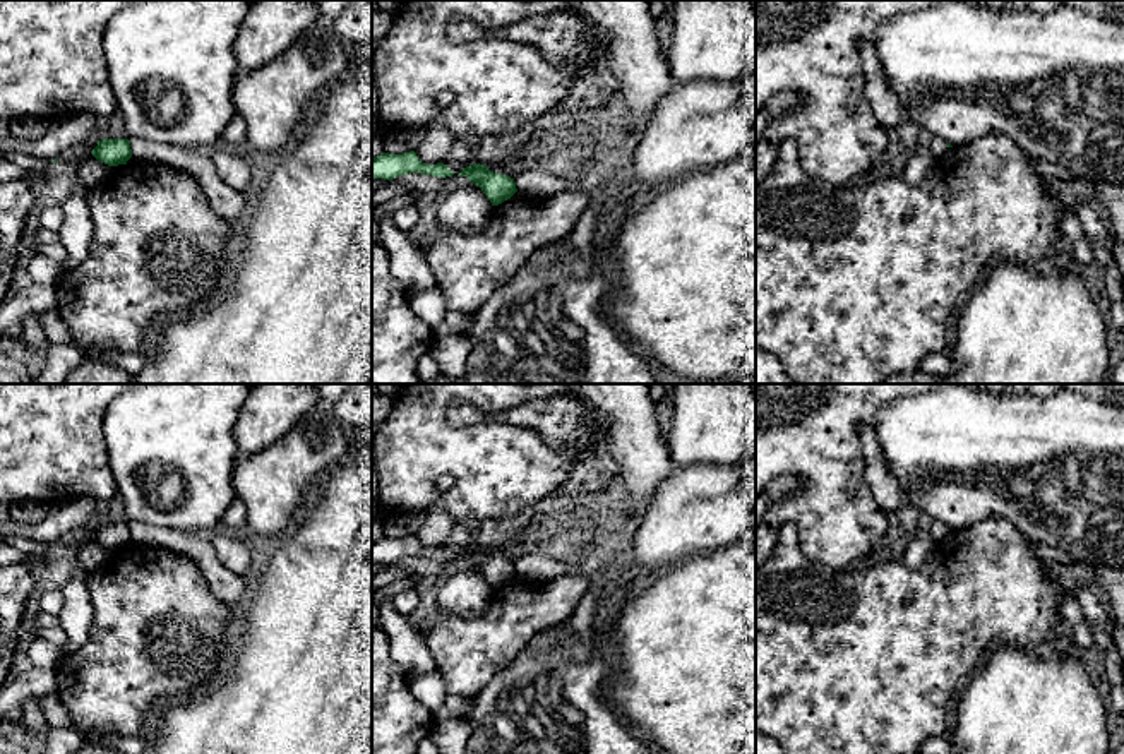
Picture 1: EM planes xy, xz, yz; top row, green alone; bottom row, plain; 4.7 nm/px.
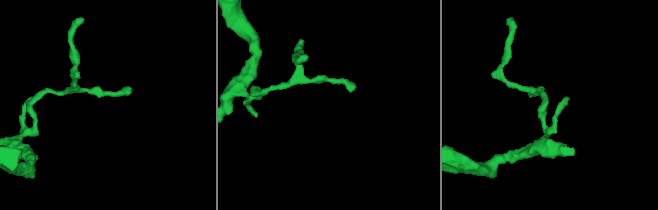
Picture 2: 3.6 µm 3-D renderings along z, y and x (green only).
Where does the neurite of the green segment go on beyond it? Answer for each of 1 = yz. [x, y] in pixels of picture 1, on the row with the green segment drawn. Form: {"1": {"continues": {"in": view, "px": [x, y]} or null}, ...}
{"1": {"continues": null}}

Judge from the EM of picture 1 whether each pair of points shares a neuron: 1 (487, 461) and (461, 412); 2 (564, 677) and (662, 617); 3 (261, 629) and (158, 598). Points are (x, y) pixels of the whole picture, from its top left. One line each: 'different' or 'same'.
1: different
2: different
3: different

